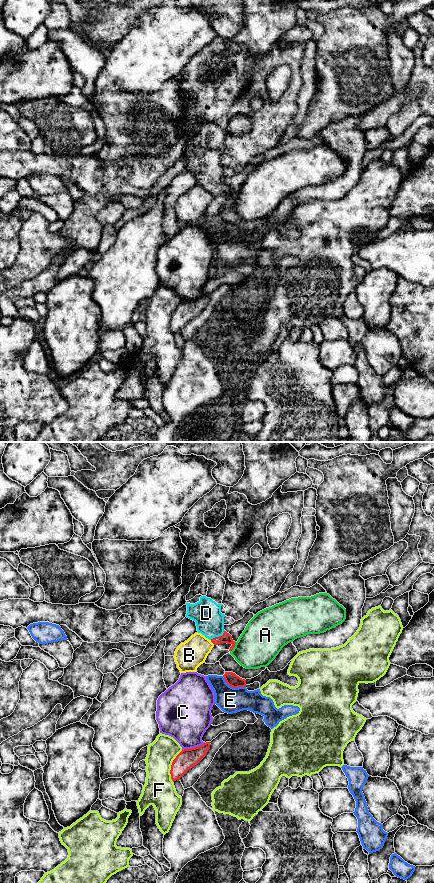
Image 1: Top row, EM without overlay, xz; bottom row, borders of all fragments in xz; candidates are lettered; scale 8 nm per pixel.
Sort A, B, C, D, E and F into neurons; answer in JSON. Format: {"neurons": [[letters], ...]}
{"neurons": [["A"], ["B"], ["C"], ["D"], ["E"], ["F"]]}

